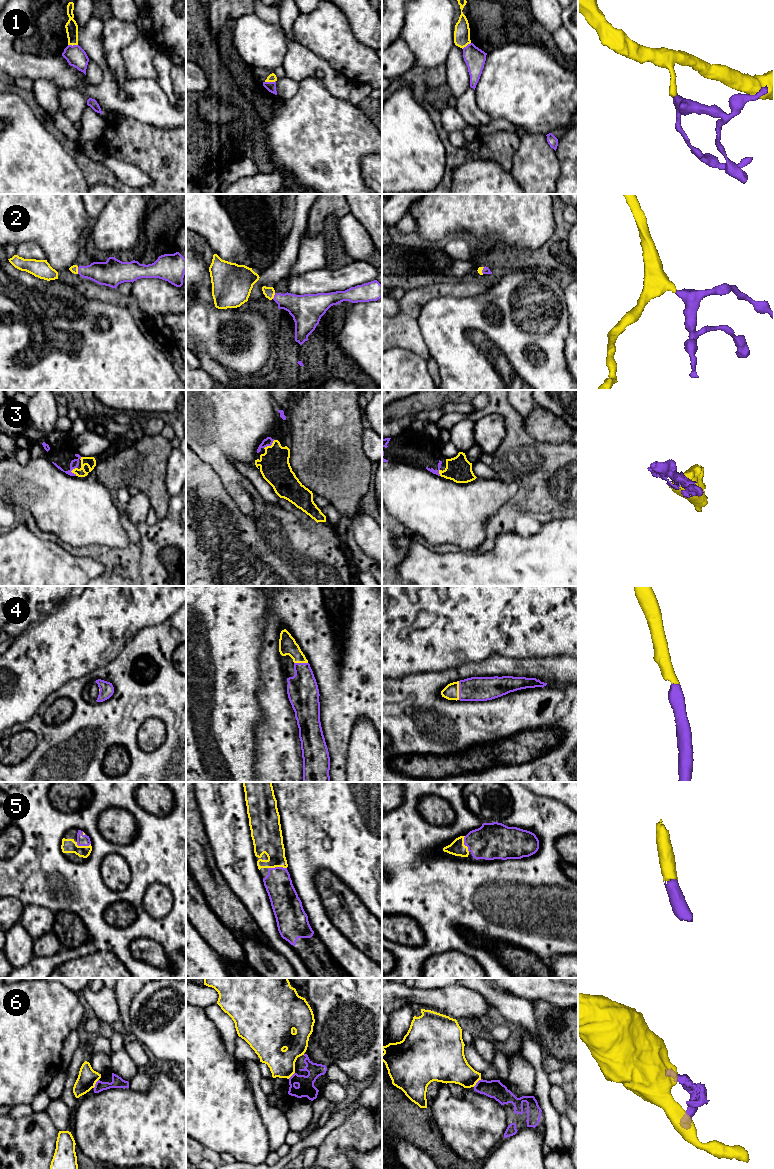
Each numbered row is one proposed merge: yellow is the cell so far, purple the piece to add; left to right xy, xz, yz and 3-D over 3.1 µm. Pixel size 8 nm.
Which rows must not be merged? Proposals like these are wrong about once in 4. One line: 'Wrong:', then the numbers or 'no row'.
Wrong: 1, 6

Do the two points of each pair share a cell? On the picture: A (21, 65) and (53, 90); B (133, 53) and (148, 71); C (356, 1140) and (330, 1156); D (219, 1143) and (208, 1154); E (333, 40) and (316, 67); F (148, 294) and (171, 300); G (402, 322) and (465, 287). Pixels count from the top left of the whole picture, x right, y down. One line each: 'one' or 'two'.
A: two
B: one
C: one
D: two
E: two
F: one
G: one

